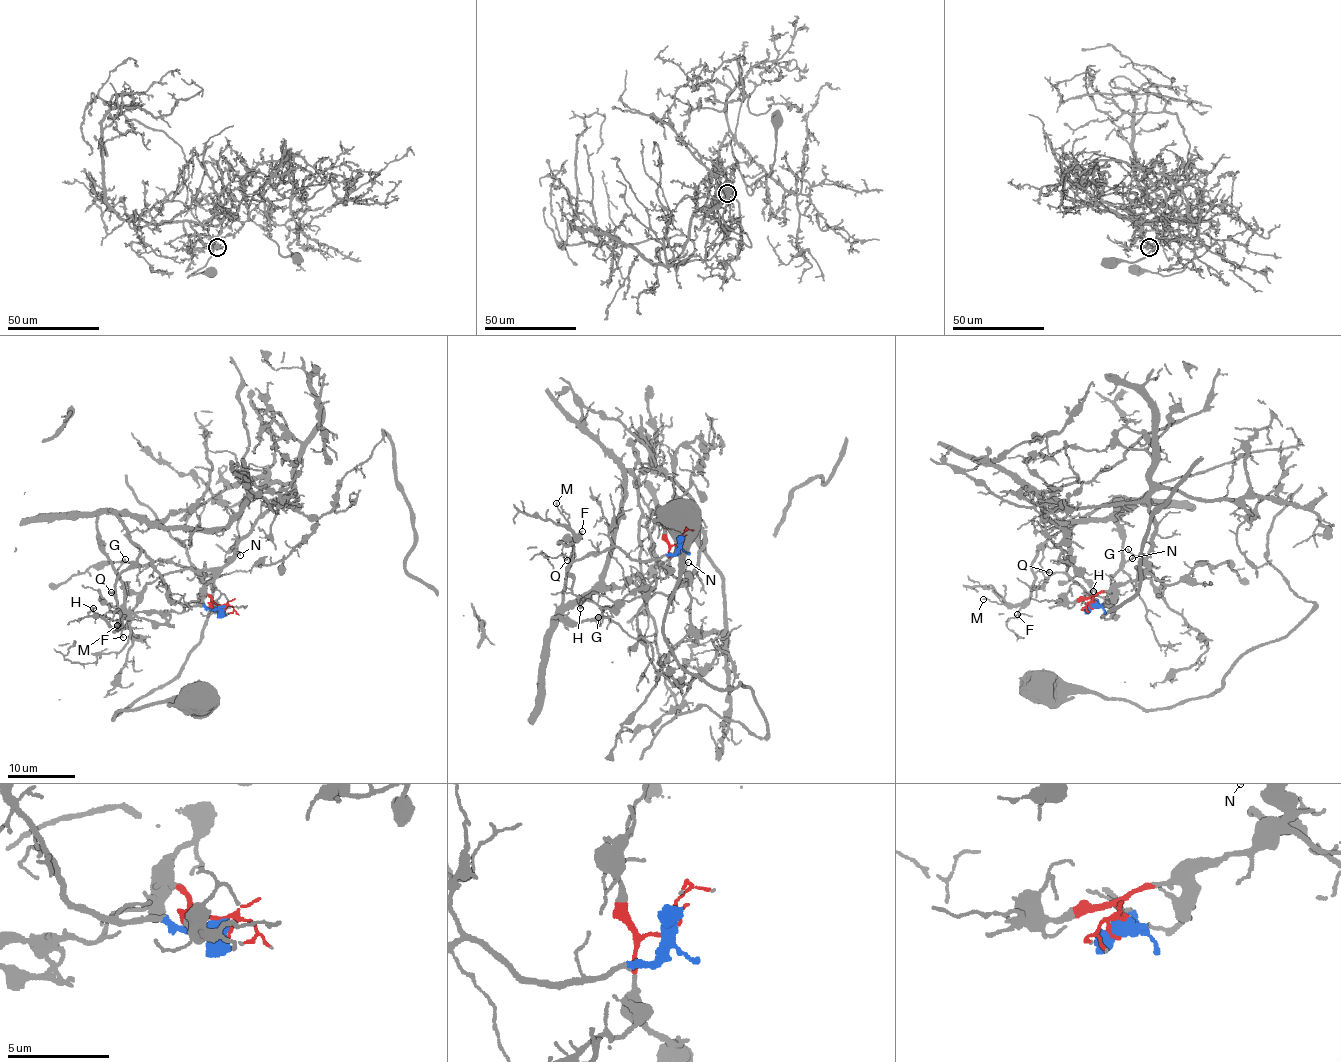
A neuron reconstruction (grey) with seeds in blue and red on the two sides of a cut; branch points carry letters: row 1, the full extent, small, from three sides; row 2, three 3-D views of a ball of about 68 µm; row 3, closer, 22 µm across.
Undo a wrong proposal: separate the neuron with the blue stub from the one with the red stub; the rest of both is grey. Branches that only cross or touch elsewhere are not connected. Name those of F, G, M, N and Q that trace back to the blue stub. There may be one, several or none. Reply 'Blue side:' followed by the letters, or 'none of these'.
Blue side: F, G, M, Q

